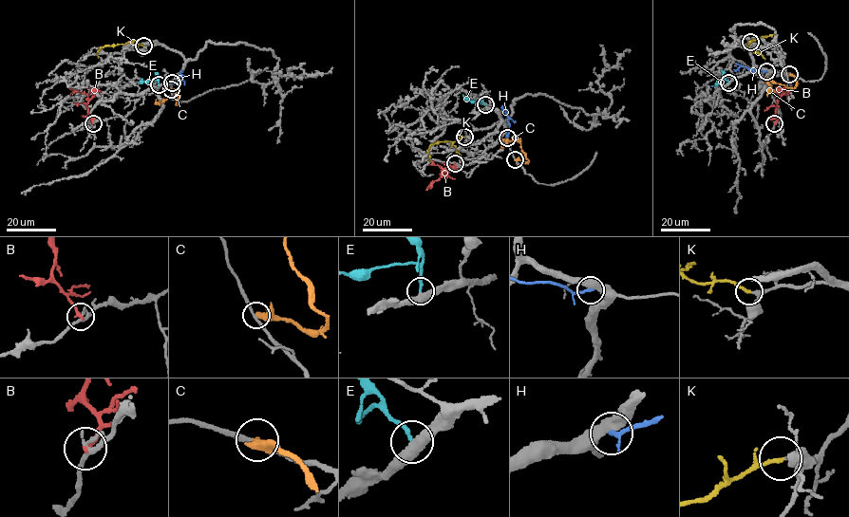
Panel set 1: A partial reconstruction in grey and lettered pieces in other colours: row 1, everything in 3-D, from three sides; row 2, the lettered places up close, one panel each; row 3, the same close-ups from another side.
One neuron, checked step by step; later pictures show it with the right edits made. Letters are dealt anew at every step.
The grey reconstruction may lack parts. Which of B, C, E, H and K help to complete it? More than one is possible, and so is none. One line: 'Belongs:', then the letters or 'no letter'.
Belongs: K

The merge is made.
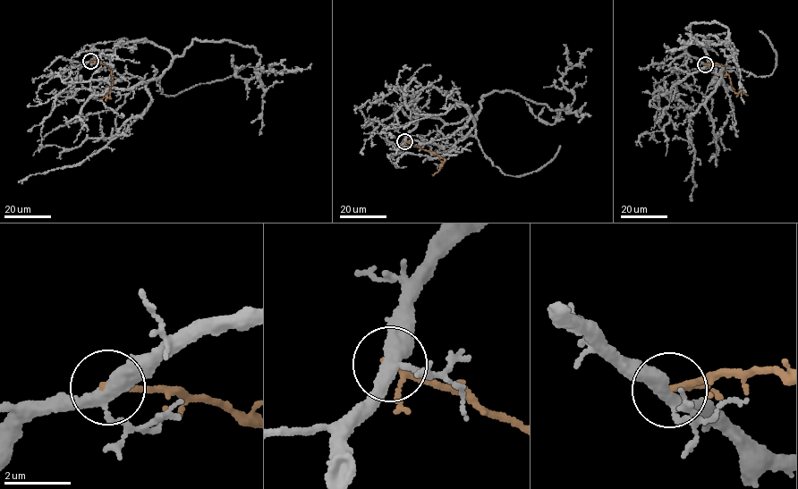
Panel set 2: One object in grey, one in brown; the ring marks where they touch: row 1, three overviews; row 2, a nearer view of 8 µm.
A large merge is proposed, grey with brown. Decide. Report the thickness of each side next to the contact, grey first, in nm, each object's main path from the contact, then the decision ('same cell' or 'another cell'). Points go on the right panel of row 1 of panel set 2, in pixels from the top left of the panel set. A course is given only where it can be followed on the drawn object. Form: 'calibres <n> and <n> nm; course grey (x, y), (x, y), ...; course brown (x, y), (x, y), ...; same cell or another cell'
calibres 360 and 150 nm; course grey (705, 64), (687, 53), (696, 35), (705, 37), (709, 62), (723, 68), (689, 116), (690, 201); course brown (705, 64), (715, 63), (725, 67), (734, 91), (747, 95); another cell

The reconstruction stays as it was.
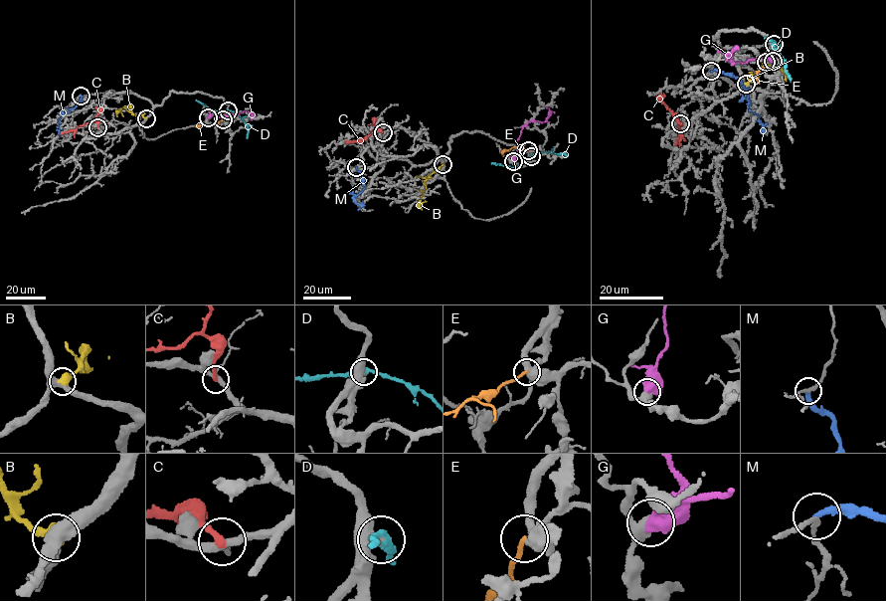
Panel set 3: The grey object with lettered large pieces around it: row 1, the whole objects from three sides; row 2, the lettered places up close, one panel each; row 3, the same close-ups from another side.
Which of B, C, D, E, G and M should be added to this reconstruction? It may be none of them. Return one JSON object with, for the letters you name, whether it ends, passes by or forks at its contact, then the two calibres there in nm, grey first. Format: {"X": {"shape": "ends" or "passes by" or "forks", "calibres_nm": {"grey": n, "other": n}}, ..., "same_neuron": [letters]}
{"E": {"shape": "ends", "calibres_nm": {"grey": 360, "other": 180}}, "same_neuron": ["E"]}

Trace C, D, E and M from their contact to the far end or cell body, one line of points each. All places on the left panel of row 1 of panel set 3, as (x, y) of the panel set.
C: (97, 127), (93, 121), (60, 134)
D: (228, 110), (242, 117), (248, 130), (247, 138)
E: (223, 119), (208, 126), (195, 126)
M: (80, 96), (79, 104), (60, 119), (59, 131), (63, 128)

